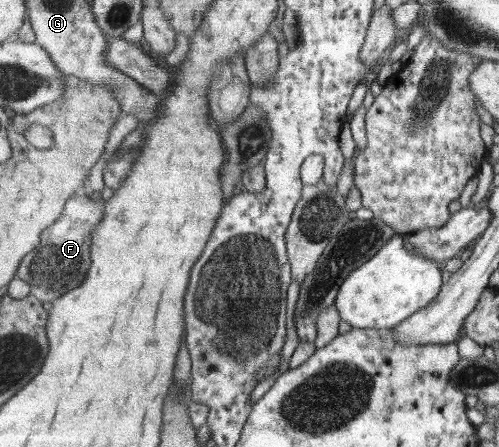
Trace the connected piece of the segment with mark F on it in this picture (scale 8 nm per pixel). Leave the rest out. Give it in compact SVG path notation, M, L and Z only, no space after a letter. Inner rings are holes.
M78 192L68 201L61 217L42 232L40 246L22 261L16 274L16 277L22 277L26 283L30 283L31 295L36 295L43 302L52 303L84 283L93 263L92 231L104 219L104 205Z

